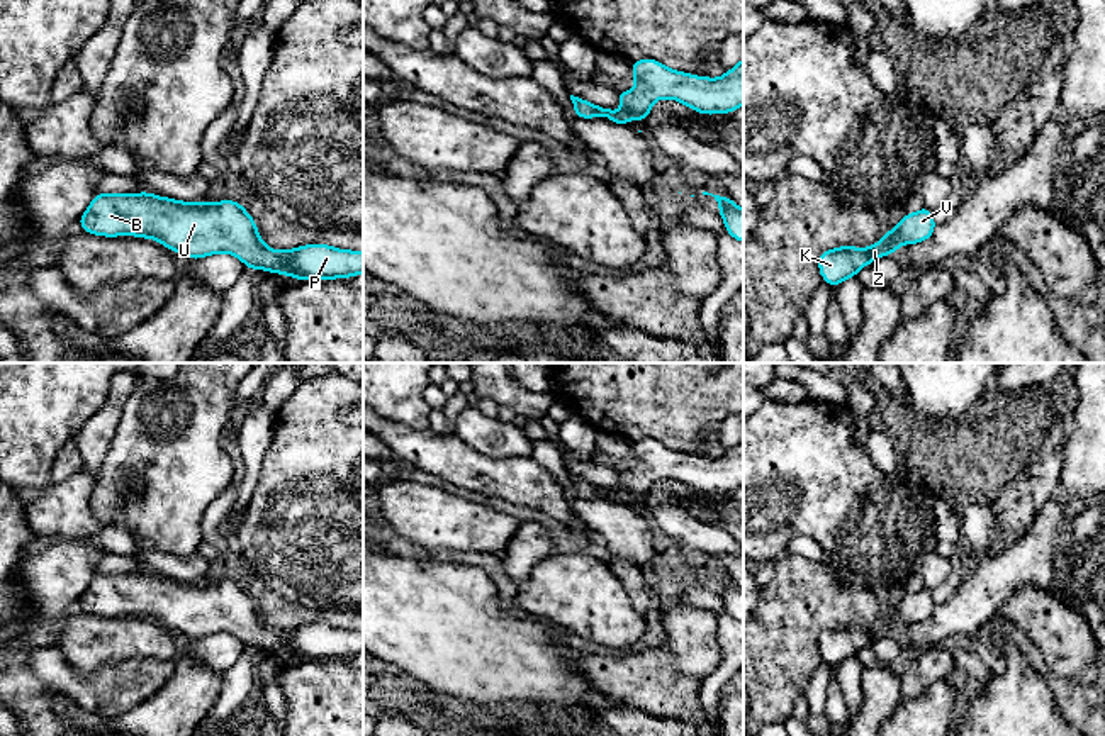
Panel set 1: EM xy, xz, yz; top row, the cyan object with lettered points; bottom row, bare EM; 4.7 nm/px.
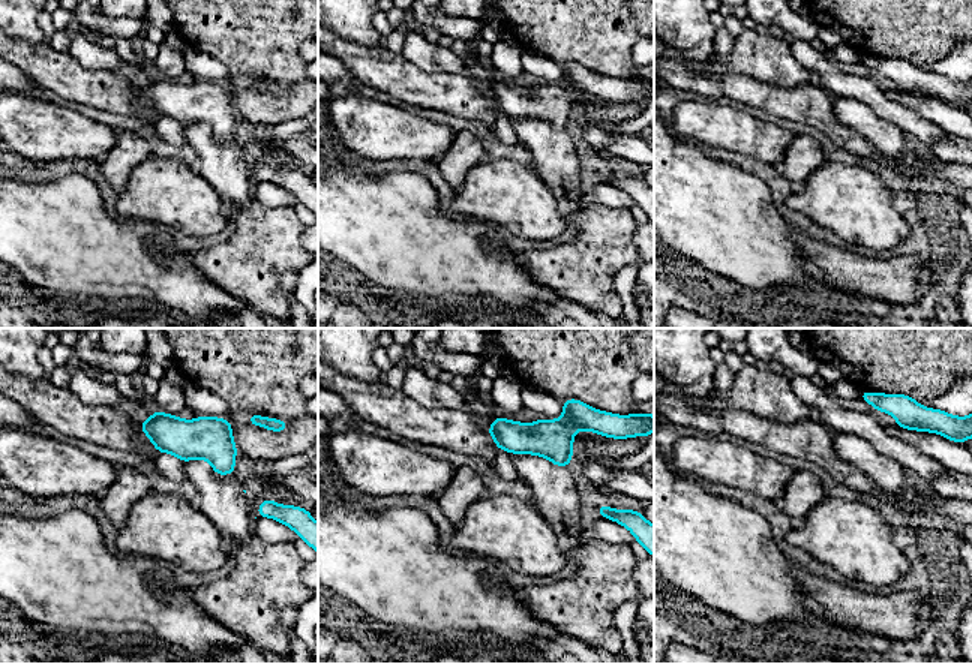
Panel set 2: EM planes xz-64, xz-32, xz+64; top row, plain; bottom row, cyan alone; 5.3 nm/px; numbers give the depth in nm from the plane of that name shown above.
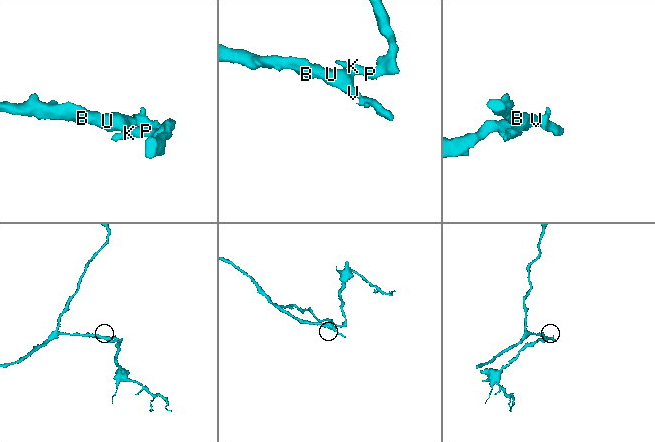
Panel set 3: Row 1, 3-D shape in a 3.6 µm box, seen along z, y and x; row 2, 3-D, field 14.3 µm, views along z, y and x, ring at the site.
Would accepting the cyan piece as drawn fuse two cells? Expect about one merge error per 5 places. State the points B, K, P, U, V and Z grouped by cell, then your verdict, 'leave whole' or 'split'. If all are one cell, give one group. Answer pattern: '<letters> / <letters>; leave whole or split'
B K P U V Z; leave whole

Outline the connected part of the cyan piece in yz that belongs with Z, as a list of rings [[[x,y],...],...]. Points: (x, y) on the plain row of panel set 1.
[[[927,587],[906,594],[893,611],[869,627],[840,626],[827,629],[818,638],[822,658],[837,666],[847,658],[854,658],[862,646],[871,644],[876,638],[895,634],[901,624],[917,624],[927,621],[935,609],[932,590]]]

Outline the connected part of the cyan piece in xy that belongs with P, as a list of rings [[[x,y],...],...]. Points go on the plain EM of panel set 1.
[[[148,572],[97,573],[78,602],[88,614],[148,617],[190,639],[227,633],[248,650],[261,648],[300,661],[363,653],[363,631],[328,624],[273,631],[261,621],[243,583],[233,580],[210,583],[180,582]]]

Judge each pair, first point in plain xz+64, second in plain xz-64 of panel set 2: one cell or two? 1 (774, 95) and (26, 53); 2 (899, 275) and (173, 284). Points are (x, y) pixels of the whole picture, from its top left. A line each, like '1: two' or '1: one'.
1: one
2: two

